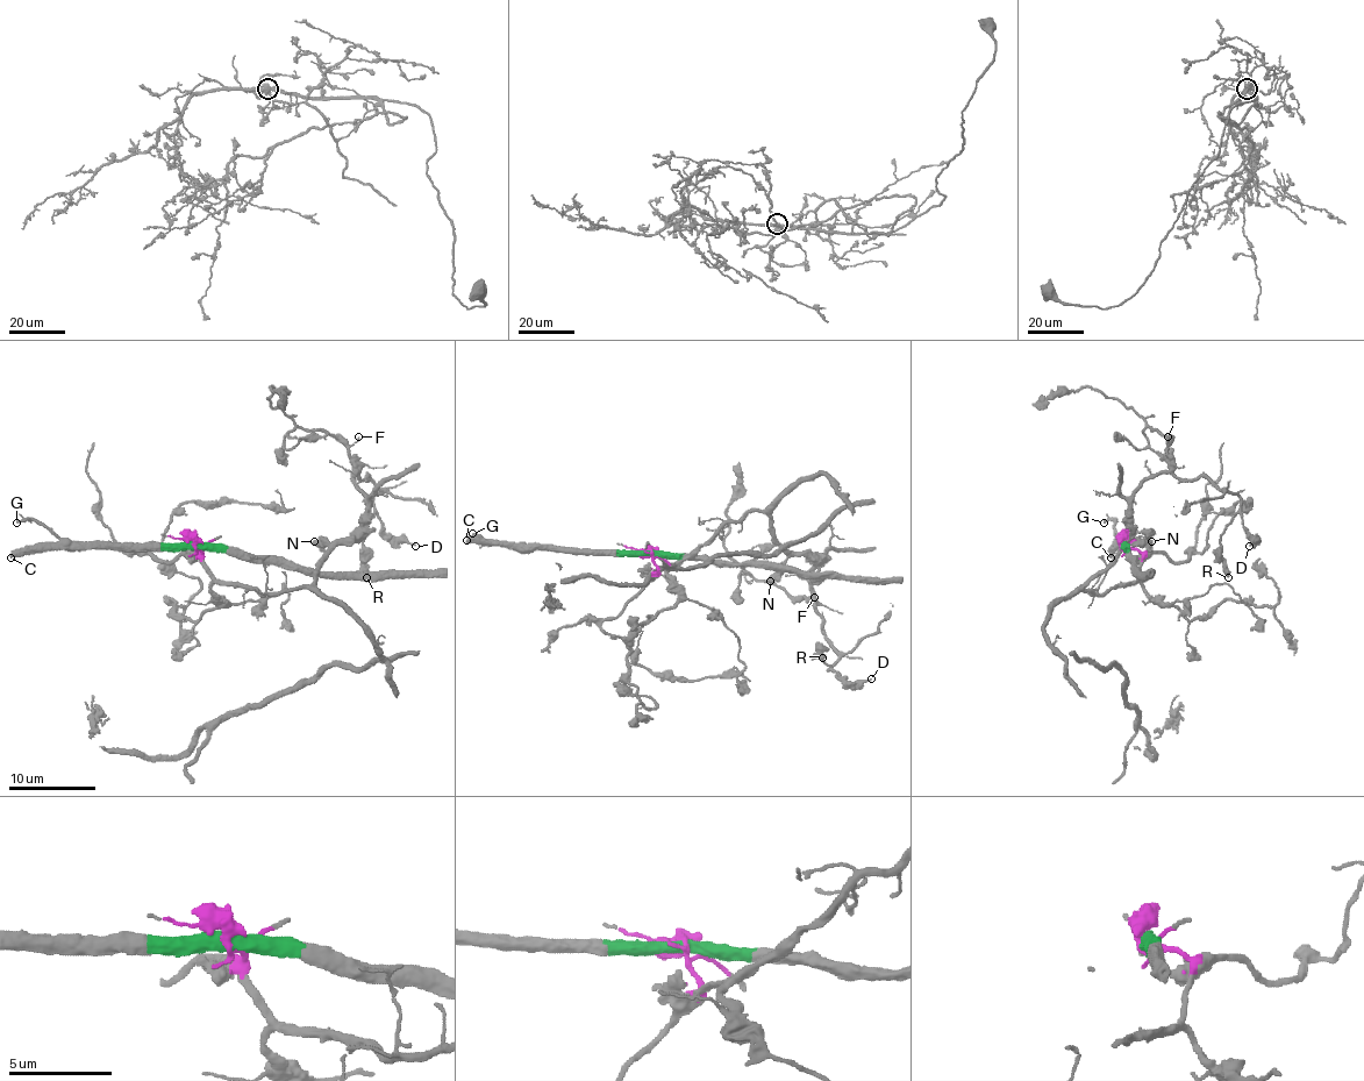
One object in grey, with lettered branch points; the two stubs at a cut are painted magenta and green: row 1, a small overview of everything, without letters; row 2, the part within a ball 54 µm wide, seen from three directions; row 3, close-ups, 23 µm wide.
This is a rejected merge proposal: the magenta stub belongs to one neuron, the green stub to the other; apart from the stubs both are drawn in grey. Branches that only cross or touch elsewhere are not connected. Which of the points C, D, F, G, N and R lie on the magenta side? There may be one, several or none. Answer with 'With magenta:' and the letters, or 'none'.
With magenta: D, F, N, R

